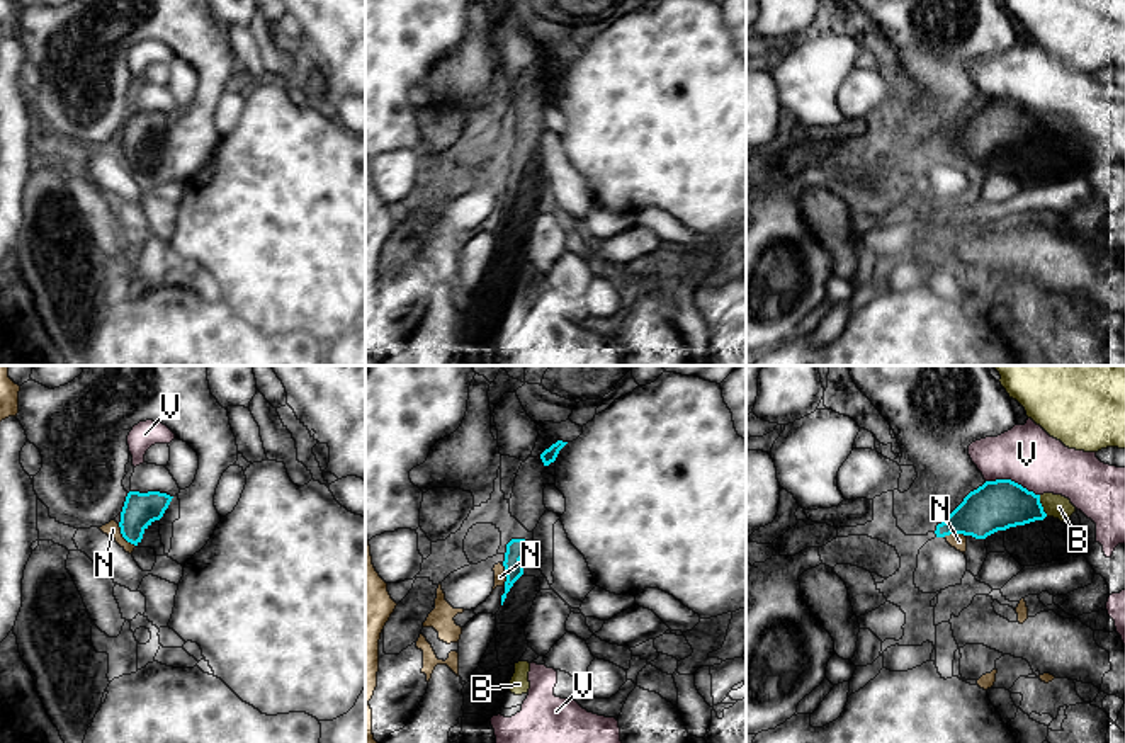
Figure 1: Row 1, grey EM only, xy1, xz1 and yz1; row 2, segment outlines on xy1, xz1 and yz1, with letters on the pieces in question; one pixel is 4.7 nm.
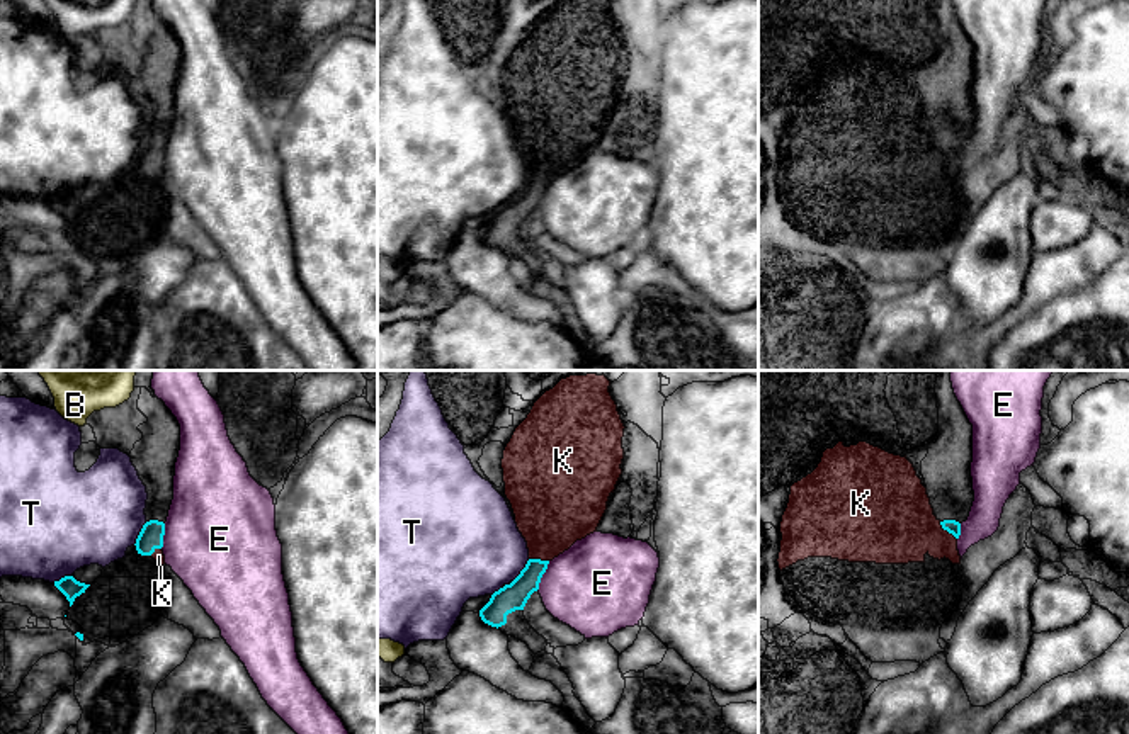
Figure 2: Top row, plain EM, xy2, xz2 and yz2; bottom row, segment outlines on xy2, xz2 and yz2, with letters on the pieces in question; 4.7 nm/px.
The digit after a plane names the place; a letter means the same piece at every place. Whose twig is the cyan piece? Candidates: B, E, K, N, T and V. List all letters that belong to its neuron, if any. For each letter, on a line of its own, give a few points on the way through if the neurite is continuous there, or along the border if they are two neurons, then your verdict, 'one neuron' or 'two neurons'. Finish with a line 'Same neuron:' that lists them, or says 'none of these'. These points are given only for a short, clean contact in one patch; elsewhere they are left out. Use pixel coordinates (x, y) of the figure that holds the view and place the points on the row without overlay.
B: border along yz1 (1039, 114), (1042, 130), (1047, 135); two neurons
E: border along xz2 (550, 180), (536, 209); two neurons
K: runs through yz2 (953, 146), (947, 150), (910, 150), (895, 145); one neuron
N: border along xy1 (118, 143), (123, 155), (135, 165); two neurons
T: two neurons
V: two neurons
Same neuron: K

